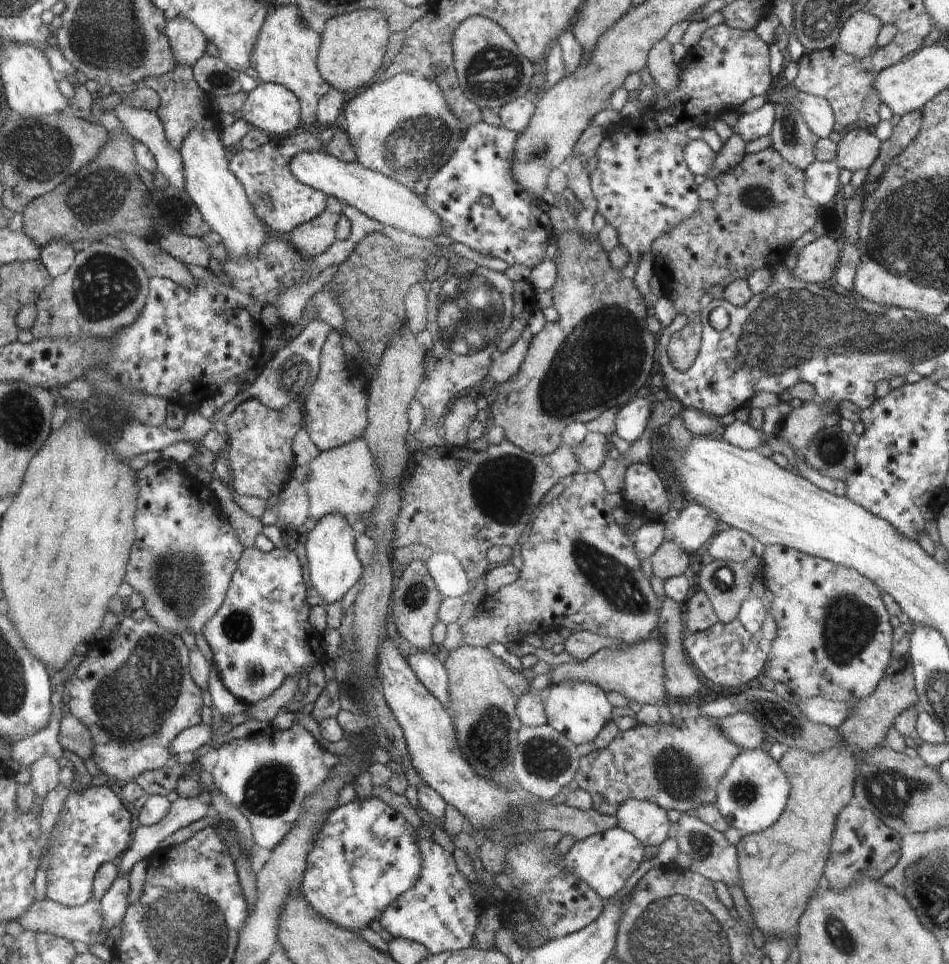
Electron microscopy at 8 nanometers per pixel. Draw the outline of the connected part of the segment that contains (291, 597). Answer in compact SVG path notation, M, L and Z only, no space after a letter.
M256 546L246 548L222 606L202 630L225 689L242 703L253 706L268 699L291 676L310 668L316 662L314 650L310 652L310 640L320 639L308 622L310 607L294 551L286 546L266 552Z

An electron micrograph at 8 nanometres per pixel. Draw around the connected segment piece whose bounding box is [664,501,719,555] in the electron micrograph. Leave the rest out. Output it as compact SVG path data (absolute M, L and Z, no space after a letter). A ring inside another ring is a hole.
M690 501L675 521L664 519L670 539L676 541L686 552L698 555L700 547L710 540L719 529L719 516L696 501Z

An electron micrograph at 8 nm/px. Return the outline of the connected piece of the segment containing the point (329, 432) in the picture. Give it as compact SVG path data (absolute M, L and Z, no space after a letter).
M330 331L326 342L321 348L319 373L316 382L311 386L310 392L306 397L303 406L306 407L307 423L306 430L310 440L319 448L320 451L329 451L330 449L341 447L342 445L352 442L354 439L359 439L364 435L365 428L369 426L369 418L366 418L366 402L369 402L368 396L366 396L367 389L364 387L364 382L352 382L350 378L350 372L344 370L348 368L348 358L346 354L342 352L342 340L343 336L338 334L338 331Z

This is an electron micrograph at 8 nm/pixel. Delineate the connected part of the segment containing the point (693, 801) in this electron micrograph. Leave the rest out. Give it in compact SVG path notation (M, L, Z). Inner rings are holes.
M668 698L667 702L667 719L662 719L655 726L637 725L620 731L606 749L593 750L579 760L579 769L573 779L580 789L590 794L593 809L600 814L615 815L621 804L630 799L648 801L665 811L678 810L681 813L692 813L703 804L715 804L721 780L742 749L725 735L718 723L701 713L697 699L680 701Z

